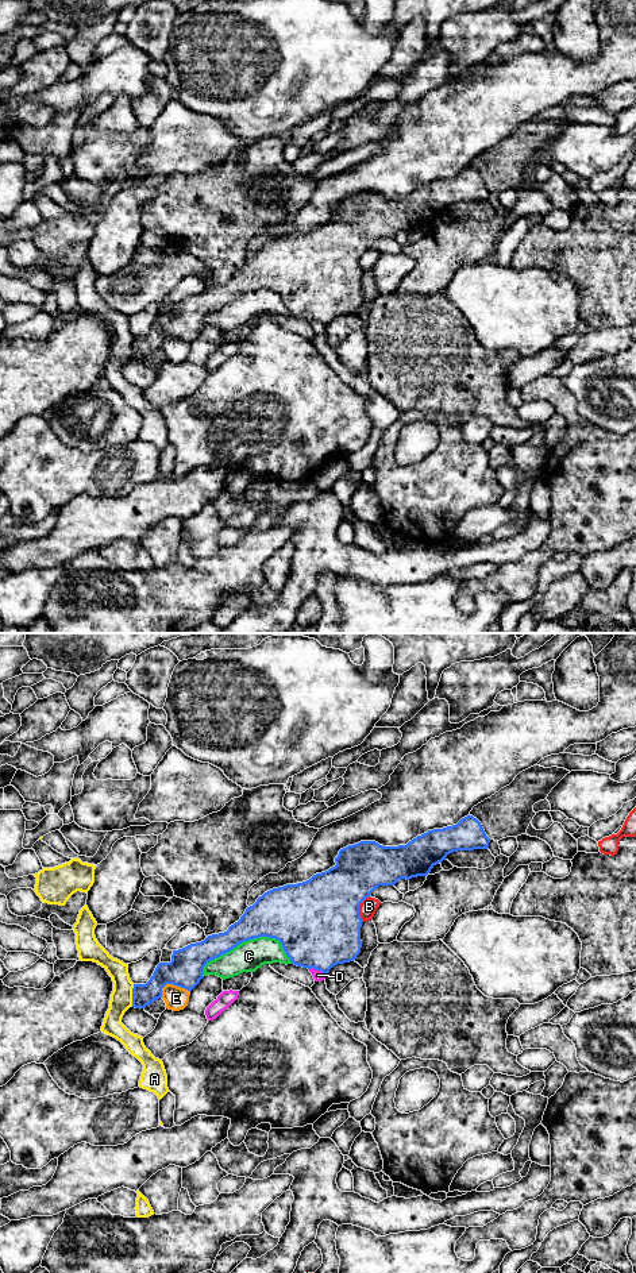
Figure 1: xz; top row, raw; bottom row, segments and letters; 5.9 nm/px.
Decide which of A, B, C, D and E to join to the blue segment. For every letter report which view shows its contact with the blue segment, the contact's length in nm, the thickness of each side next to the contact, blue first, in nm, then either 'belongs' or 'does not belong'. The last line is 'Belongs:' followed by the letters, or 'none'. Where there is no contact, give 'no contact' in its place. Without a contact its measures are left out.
A: xz | 130 nm | 130/130 nm | does not belong
B: xz | 170 nm | 500/100 nm | does not belong
C: xz | 550 nm | 300/180 nm | does not belong
D: xz | 100 nm | 480/60 nm | does not belong
E: xz | 180 nm | 200/140 nm | does not belong
Belongs: none

